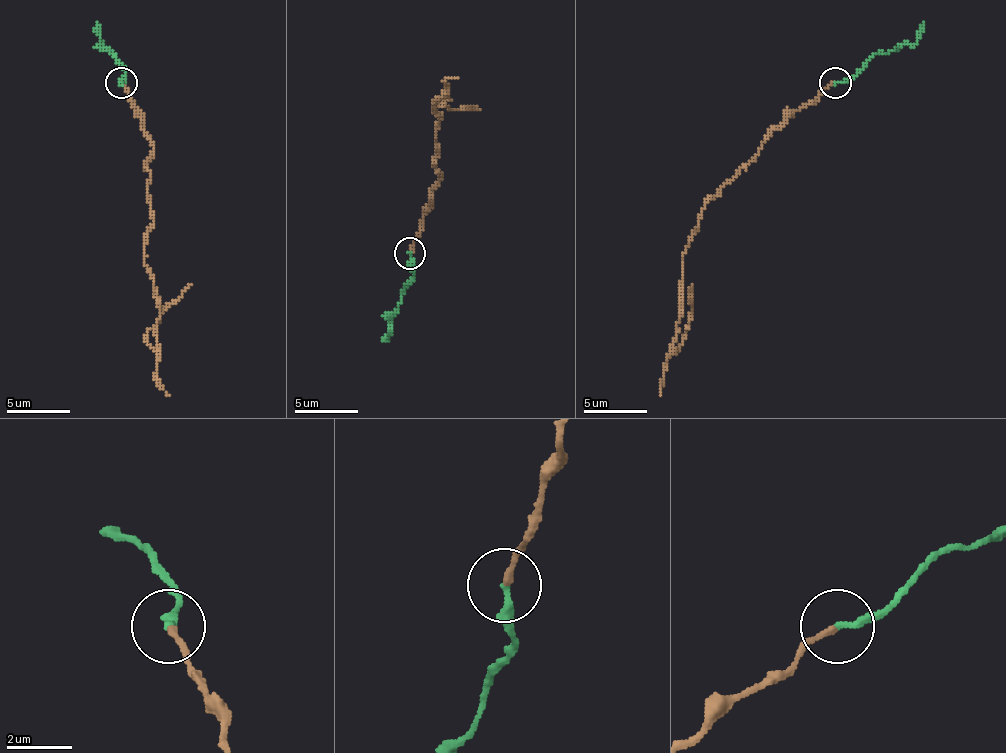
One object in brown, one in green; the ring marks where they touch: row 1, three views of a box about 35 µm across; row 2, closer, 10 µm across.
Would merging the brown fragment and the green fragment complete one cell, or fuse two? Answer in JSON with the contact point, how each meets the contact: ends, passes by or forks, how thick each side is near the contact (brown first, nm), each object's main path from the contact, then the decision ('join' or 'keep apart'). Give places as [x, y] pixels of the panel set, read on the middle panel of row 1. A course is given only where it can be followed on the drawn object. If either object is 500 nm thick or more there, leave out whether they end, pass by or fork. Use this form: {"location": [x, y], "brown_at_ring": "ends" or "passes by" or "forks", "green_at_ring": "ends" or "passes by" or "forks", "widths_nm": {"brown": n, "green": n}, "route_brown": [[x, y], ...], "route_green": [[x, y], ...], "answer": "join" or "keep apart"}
{"location": [410, 253], "brown_at_ring": "ends", "green_at_ring": "ends", "widths_nm": {"brown": 180, "green": 240}, "route_brown": [[410, 252], [442, 179], [442, 116], [433, 100], [445, 91], [436, 103], [480, 110]], "route_green": [[410, 252], [414, 281], [401, 293], [391, 331], [385, 341]], "answer": "join"}

